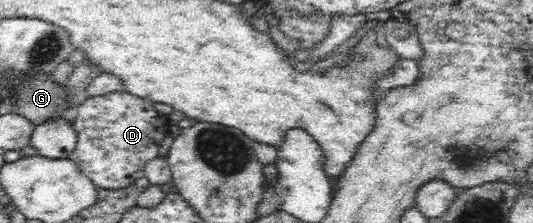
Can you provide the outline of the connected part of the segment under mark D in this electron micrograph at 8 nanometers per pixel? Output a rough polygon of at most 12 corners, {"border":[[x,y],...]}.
{"border":[[90,96],[69,158],[94,185],[145,176],[168,135],[150,99]]}

